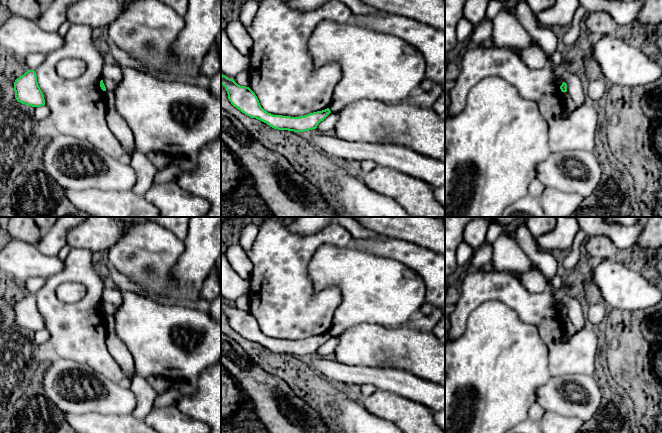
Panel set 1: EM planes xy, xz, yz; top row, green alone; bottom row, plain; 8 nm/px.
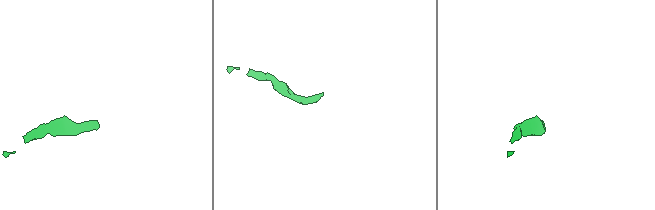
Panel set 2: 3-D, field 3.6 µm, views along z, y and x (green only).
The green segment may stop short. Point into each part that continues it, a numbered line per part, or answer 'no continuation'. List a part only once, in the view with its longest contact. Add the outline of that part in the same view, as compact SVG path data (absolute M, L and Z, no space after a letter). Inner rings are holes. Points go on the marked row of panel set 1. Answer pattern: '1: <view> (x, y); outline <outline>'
no continuation

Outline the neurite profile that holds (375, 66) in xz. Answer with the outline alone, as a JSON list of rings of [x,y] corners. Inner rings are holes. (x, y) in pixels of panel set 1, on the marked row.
[[[352,20],[346,24],[322,21],[308,40],[308,50],[316,67],[335,63],[341,67],[342,77],[335,87],[329,109],[338,112],[346,103],[359,99],[380,100],[385,103],[397,103],[411,96],[412,91],[425,79],[426,61],[412,45],[390,34],[356,25]]]

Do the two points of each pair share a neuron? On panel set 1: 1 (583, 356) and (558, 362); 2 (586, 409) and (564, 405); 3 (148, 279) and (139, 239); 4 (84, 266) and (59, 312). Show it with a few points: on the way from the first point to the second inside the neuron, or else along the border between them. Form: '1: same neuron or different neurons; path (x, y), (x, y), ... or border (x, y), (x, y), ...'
1: same neuron; path (577, 356), (570, 356), (564, 359)
2: same neuron; path (581, 406), (569, 405)
3: same neuron; path (148, 269), (147, 254), (144, 249)
4: same neuron; path (70, 273), (61, 277), (51, 287), (51, 298)

